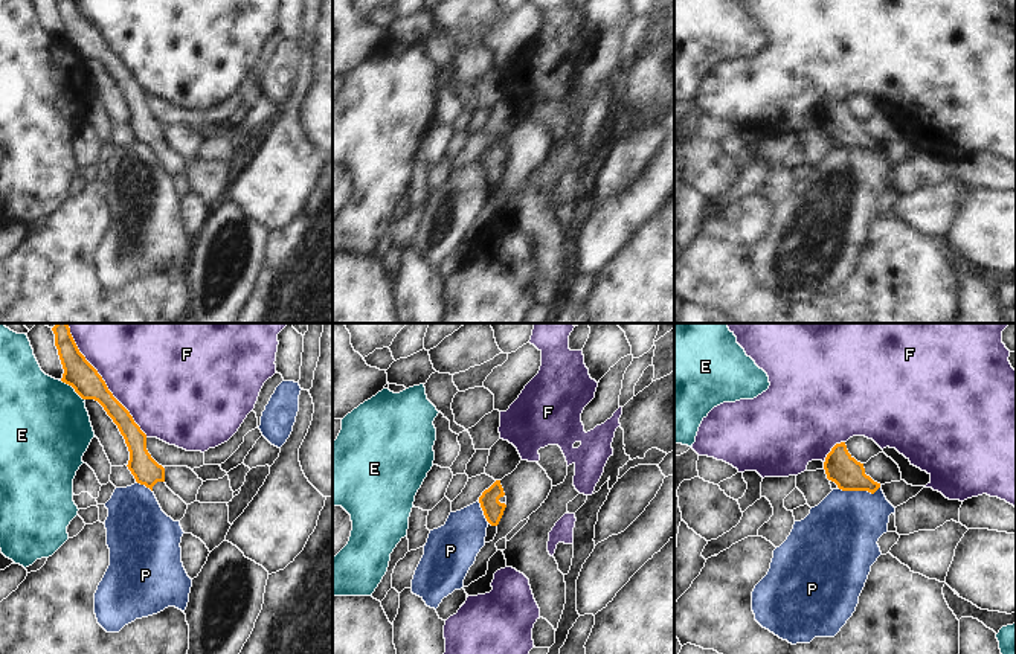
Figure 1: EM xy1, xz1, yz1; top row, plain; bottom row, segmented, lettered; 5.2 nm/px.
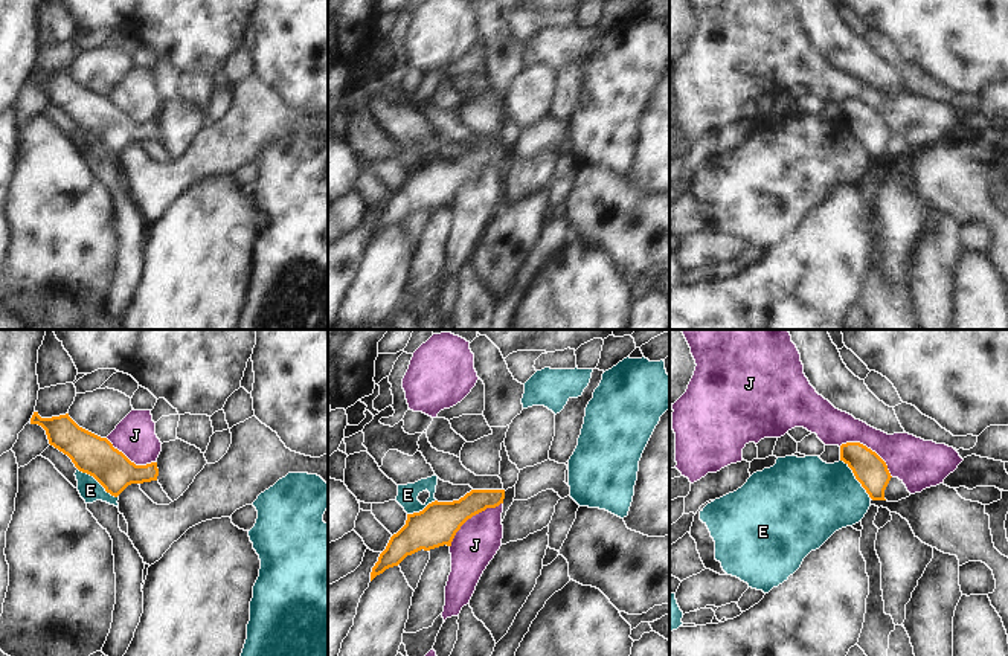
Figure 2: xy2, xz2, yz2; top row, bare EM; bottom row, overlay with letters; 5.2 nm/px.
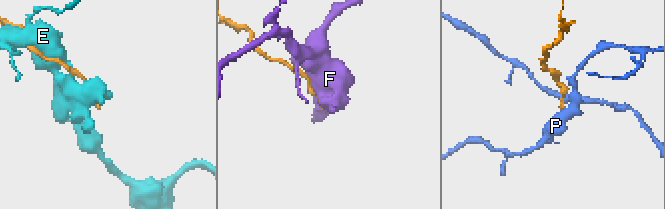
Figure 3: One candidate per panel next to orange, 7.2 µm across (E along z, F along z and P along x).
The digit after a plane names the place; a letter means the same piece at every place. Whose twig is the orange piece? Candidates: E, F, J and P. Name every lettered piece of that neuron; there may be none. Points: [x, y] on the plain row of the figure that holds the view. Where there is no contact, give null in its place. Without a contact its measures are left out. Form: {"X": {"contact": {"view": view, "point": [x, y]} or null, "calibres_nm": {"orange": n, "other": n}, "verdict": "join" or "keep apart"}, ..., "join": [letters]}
{"E": {"contact": {"view": "yz2", "point": [856, 136]}, "calibres_nm": {"orange": 170, "other": 400}, "verdict": "keep apart"}, "F": {"contact": {"view": "xy1", "point": [107, 48]}, "calibres_nm": {"orange": 160, "other": 420}, "verdict": "keep apart"}, "J": {"contact": {"view": "xz2", "point": [471, 174]}, "calibres_nm": {"orange": 220, "other": 240}, "verdict": "keep apart"}, "P": {"contact": {"view": "yz1", "point": [859, 148]}, "calibres_nm": {"orange": 170, "other": 380}, "verdict": "keep apart"}, "join": []}

